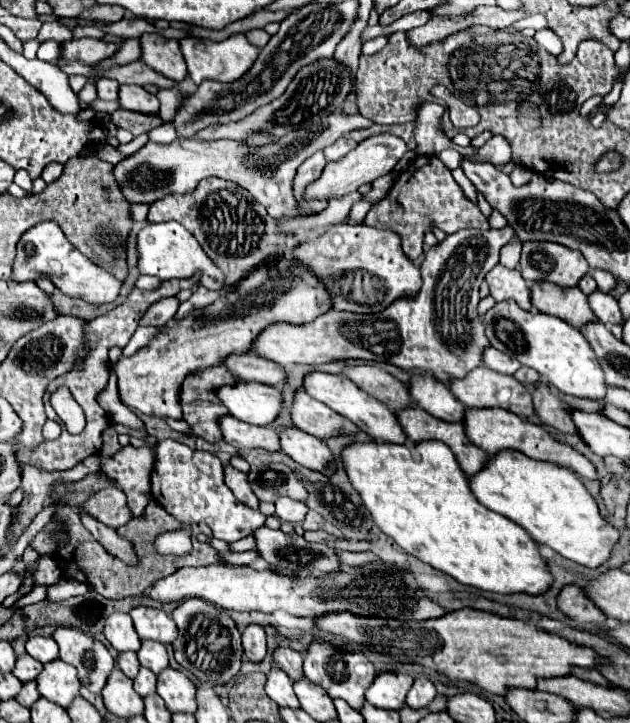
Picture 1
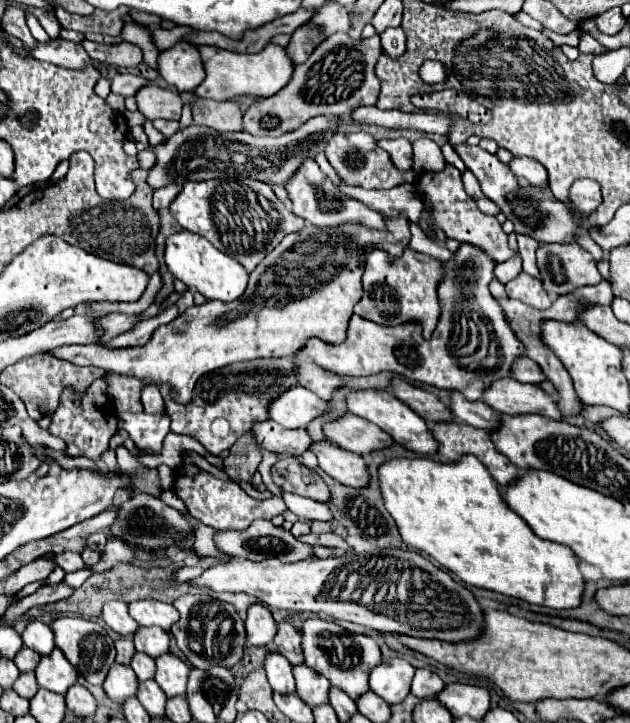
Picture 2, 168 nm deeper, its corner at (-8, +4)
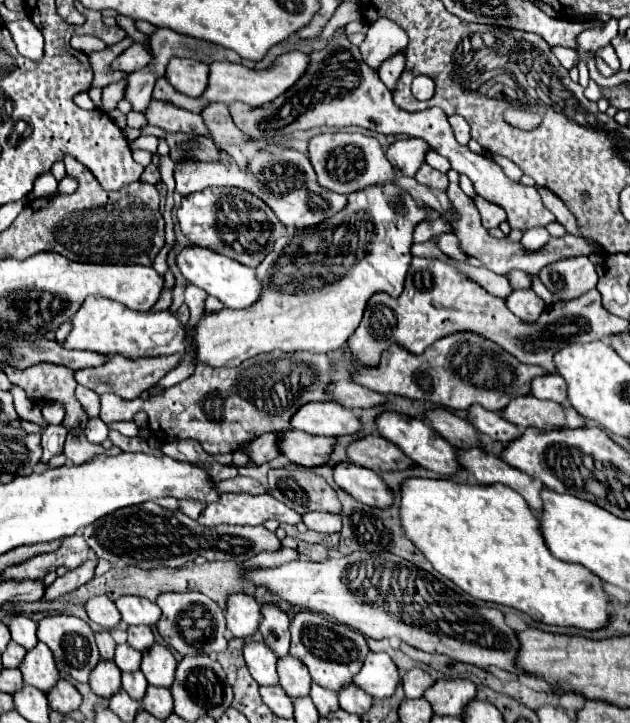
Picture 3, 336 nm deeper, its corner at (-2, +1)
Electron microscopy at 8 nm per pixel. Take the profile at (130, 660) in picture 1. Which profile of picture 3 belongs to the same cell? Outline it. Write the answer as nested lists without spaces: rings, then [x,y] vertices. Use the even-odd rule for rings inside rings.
[[[98,632],[96,634],[96,642],[98,642],[98,648],[100,648],[100,656],[104,660],[112,660],[114,656],[114,650],[116,650],[116,640],[110,636],[110,632]]]

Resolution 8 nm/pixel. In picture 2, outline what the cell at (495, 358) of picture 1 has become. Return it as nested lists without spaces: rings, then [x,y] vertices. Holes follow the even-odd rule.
[[[526,355],[518,357],[518,361],[514,363],[512,377],[516,377],[516,381],[520,381],[520,383],[532,383],[532,385],[540,385],[542,381],[546,381],[538,363],[530,361],[530,357],[526,357]]]

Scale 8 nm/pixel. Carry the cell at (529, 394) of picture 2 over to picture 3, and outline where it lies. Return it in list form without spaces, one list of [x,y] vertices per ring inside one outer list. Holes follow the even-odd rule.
[[[518,396],[508,402],[506,408],[500,410],[502,418],[516,424],[520,430],[528,426],[536,428],[580,428],[584,420],[570,404],[552,404],[550,400],[528,396]]]

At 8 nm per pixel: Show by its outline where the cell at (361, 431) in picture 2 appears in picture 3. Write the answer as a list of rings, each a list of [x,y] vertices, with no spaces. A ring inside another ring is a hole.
[[[374,434],[354,440],[346,448],[346,456],[352,464],[358,464],[370,470],[402,470],[414,464],[396,444]]]

